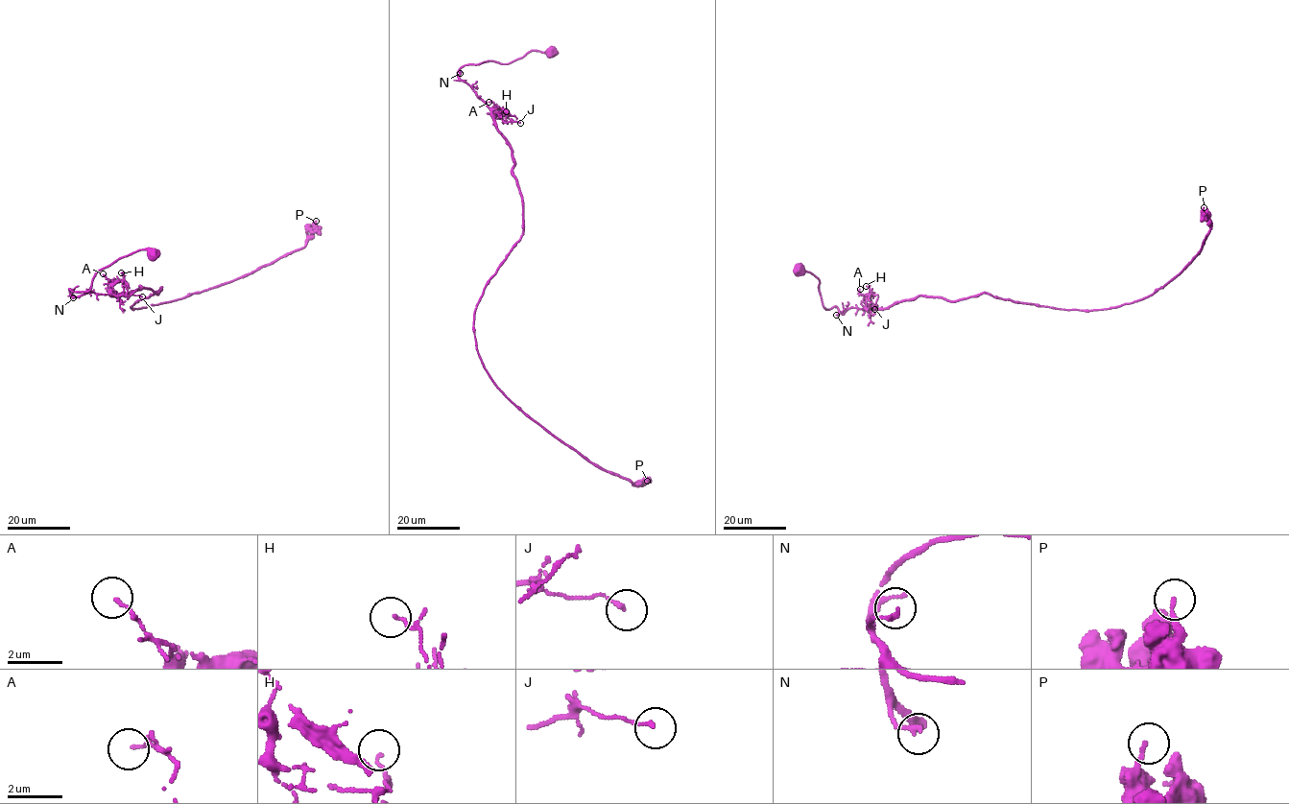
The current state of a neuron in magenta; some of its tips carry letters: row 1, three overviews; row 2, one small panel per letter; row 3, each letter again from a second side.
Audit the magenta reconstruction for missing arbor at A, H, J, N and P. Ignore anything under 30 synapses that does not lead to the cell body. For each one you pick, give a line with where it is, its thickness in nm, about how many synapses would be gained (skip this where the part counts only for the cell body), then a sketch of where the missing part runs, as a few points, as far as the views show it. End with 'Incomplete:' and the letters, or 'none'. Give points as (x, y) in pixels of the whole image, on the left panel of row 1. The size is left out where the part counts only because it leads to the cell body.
Incomplete: none

